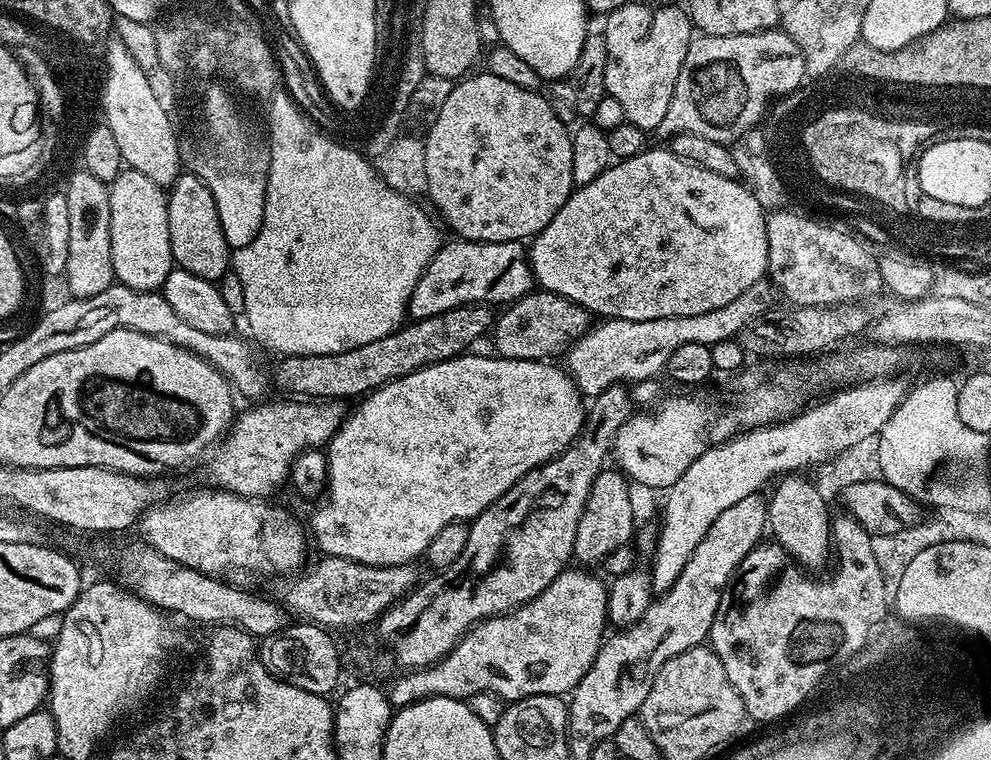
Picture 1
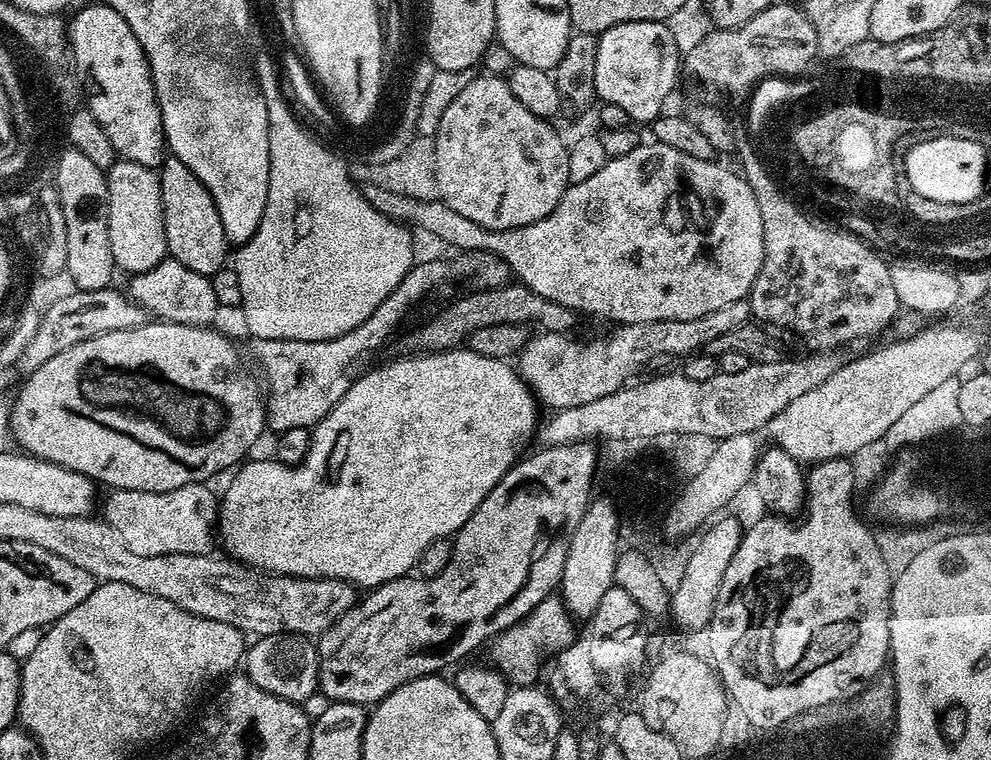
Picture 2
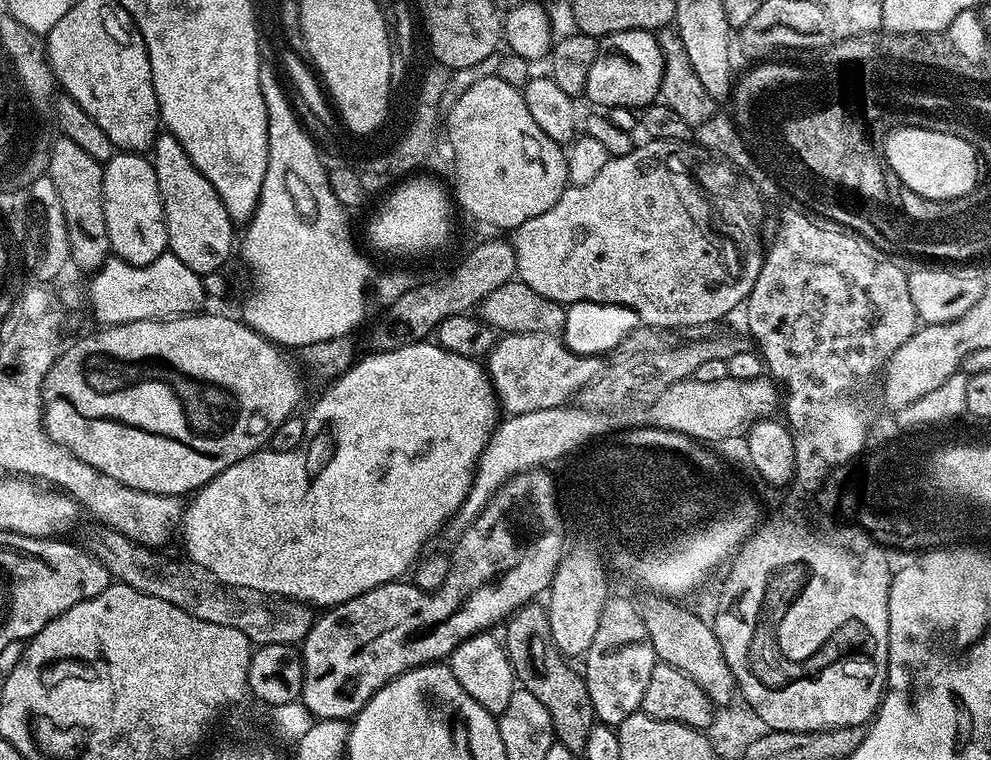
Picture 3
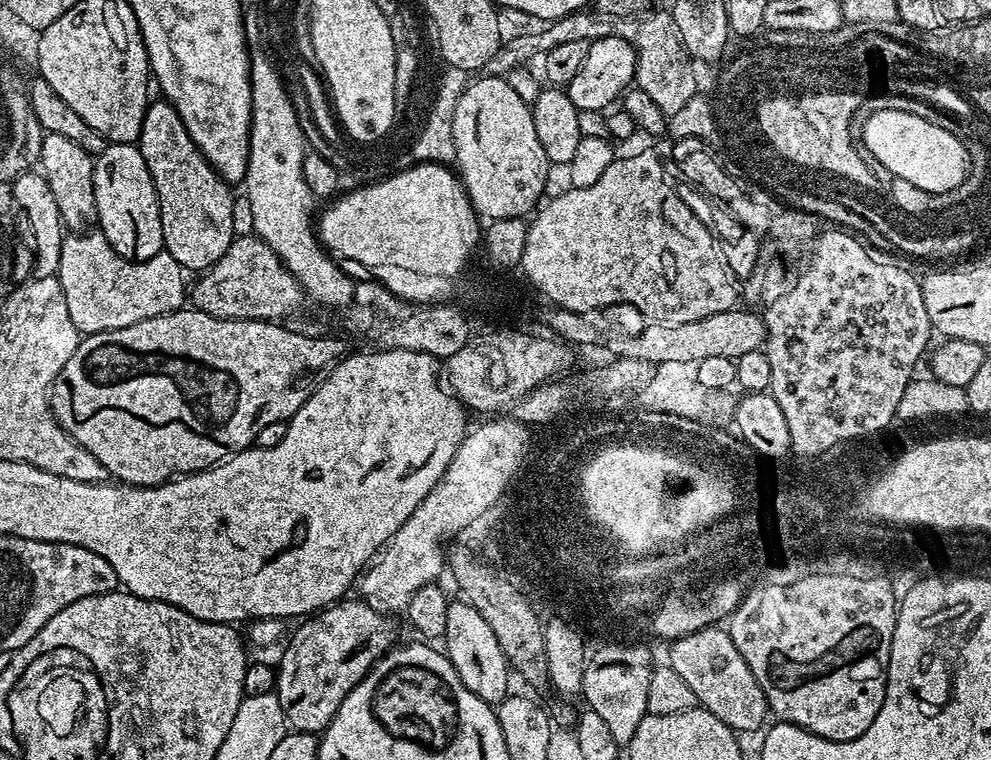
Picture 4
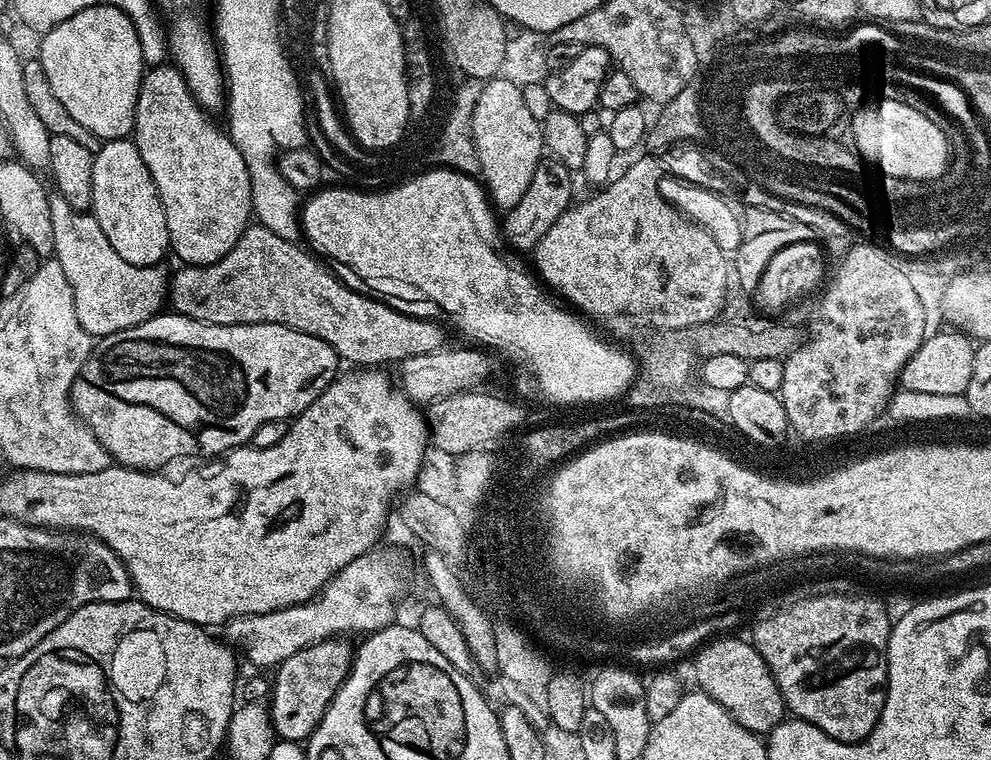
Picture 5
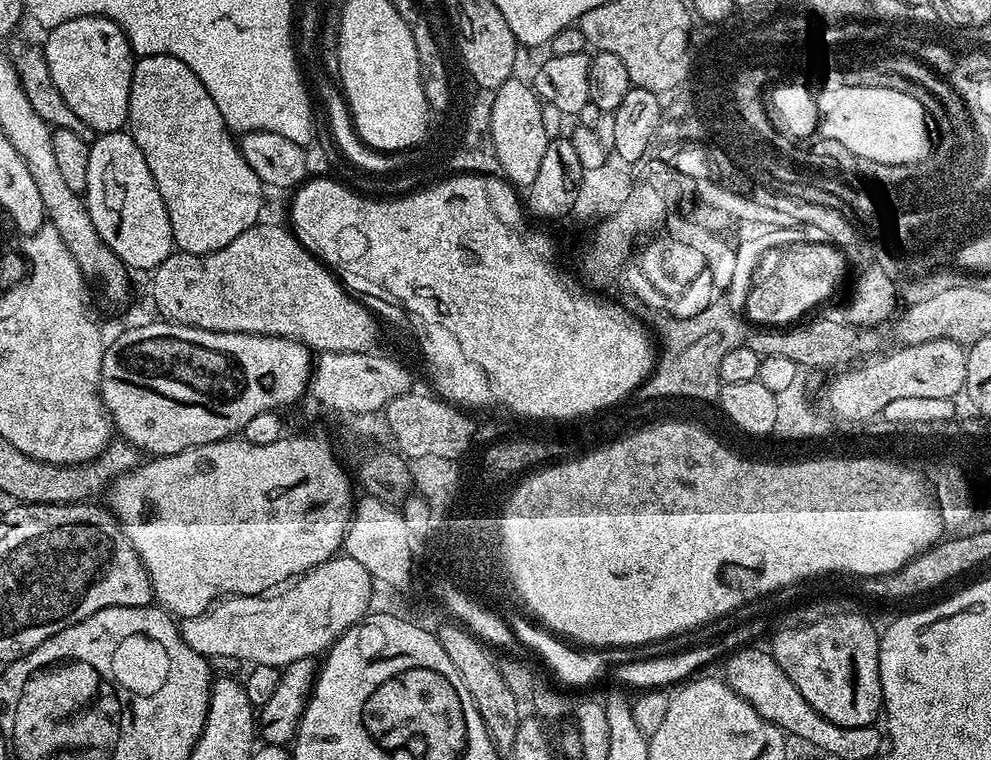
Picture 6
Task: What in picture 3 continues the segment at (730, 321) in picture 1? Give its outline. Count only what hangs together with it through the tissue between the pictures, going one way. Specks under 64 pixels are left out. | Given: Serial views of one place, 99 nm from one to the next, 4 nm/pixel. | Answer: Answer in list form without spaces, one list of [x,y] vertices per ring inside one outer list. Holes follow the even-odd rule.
[[[550,334],[501,335],[486,356],[486,371],[501,409],[508,416],[530,414],[534,410],[565,407],[580,388],[600,372],[599,355],[580,356],[571,352],[560,336]]]

